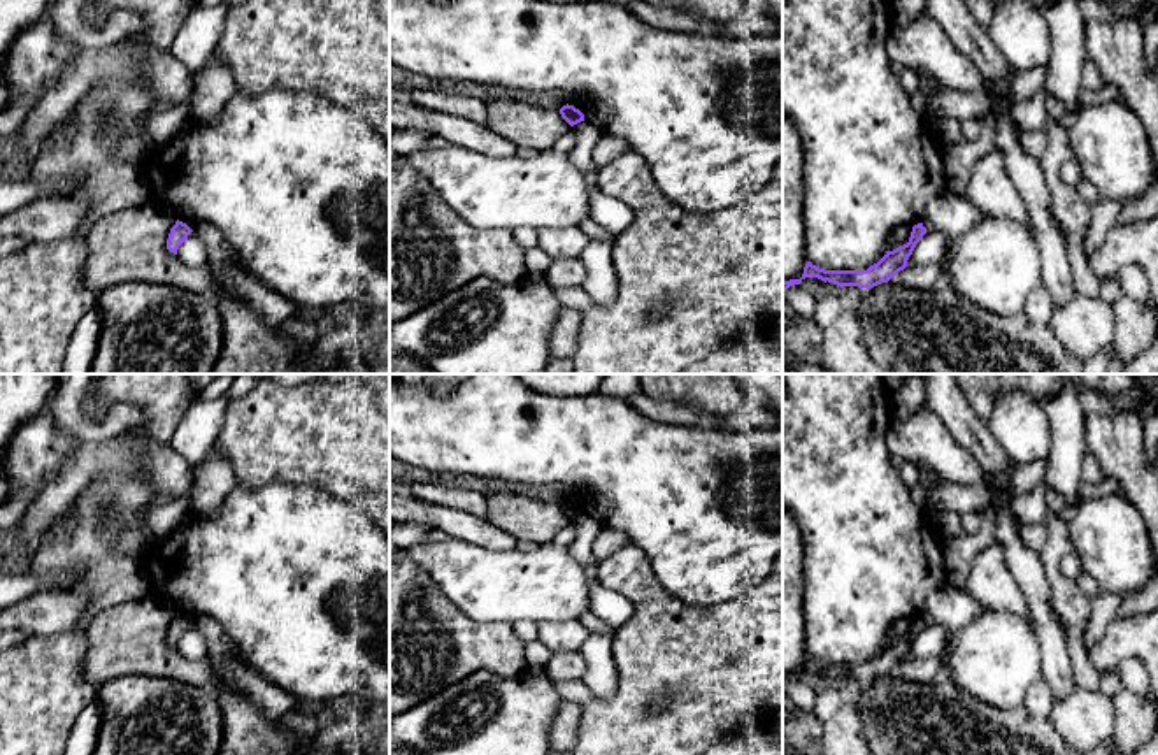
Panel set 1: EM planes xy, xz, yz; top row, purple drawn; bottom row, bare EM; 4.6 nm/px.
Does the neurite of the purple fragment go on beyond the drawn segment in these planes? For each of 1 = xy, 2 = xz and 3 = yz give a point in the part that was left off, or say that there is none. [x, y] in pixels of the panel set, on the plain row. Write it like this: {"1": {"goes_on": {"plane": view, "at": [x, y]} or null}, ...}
{"1": {"goes_on": null}, "2": {"goes_on": null}, "3": {"goes_on": null}}

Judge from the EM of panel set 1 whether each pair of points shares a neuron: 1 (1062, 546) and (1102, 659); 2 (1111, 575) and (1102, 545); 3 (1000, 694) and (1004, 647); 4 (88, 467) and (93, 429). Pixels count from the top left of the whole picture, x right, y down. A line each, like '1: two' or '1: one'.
1: two
2: one
3: one
4: two

